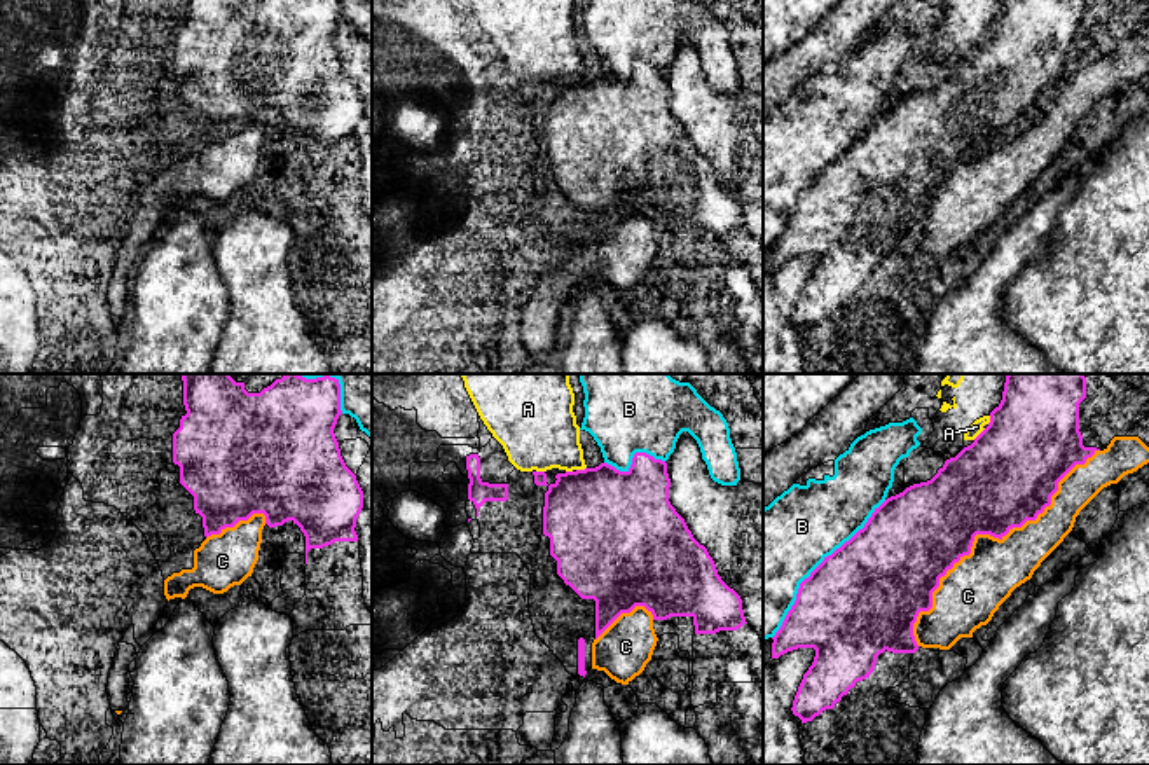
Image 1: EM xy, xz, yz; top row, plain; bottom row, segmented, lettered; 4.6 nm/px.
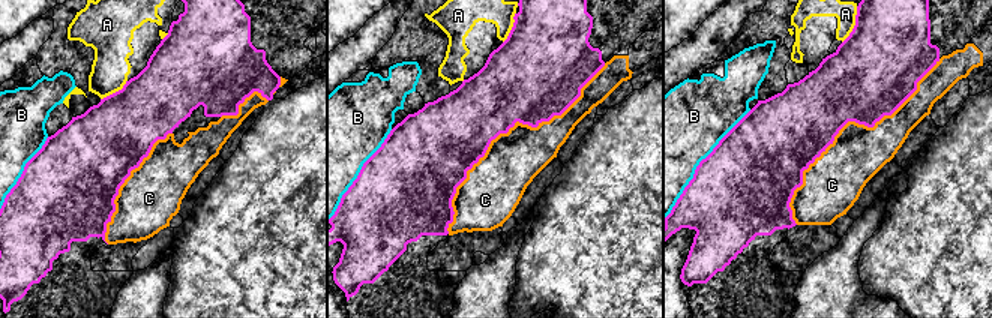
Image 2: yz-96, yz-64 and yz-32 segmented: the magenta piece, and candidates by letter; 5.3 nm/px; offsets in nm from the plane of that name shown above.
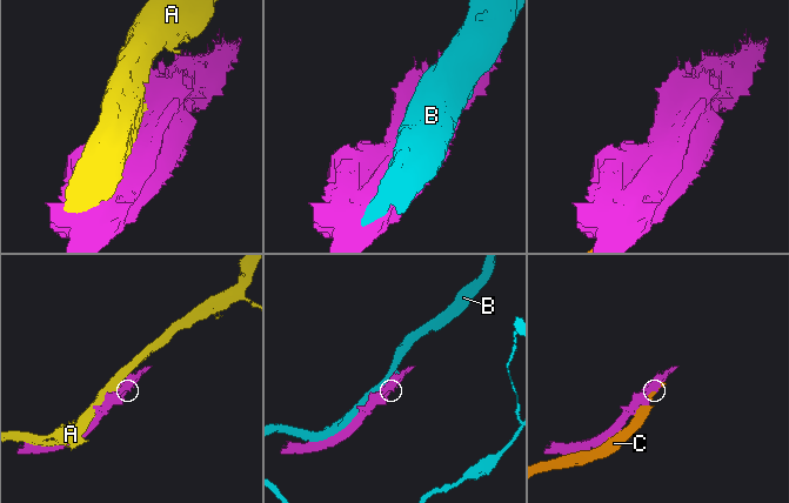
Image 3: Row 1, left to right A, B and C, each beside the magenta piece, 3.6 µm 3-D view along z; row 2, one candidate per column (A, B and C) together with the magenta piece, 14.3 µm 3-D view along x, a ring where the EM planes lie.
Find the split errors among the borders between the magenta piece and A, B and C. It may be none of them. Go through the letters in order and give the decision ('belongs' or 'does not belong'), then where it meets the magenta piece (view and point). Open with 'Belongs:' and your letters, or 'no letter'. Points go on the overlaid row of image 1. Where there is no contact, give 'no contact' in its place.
Belongs: no letter
A: does not belong; contact yz (980, 434)
B: does not belong; contact yz (818, 566)
C: does not belong; contact yz (983, 533)

